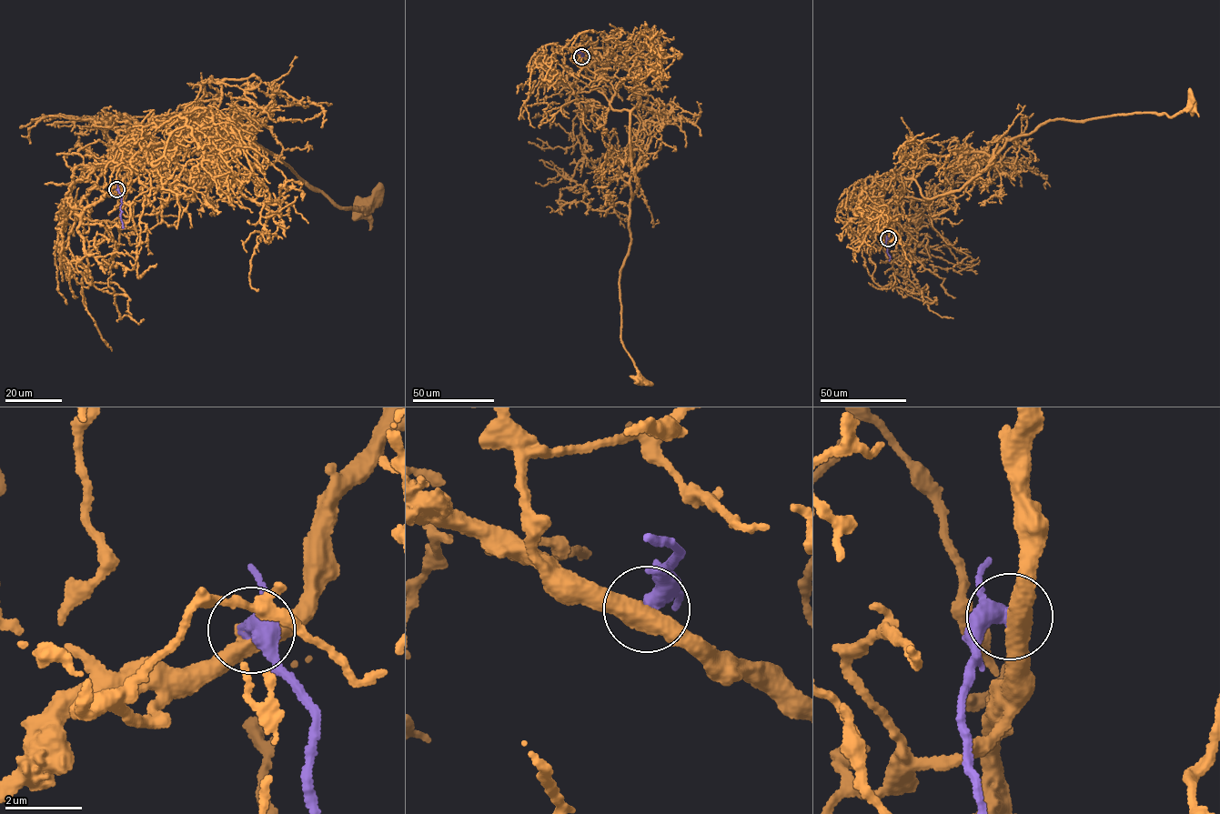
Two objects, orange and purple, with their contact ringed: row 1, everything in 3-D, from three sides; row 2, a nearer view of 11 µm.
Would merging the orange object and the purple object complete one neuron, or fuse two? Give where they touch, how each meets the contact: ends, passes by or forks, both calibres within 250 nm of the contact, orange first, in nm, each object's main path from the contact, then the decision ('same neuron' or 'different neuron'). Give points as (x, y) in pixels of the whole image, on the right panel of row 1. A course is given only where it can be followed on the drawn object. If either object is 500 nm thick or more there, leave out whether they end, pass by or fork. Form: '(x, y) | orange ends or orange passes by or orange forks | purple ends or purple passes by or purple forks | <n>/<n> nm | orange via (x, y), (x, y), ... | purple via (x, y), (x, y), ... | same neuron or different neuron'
(888, 238) | 500/340 nm | orange via (888, 238), (898, 201), (959, 190), (992, 160), (1001, 136), (1054, 119), (1169, 116), (1192, 103) | purple via (888, 238), (885, 246), (889, 261) | different neuron

